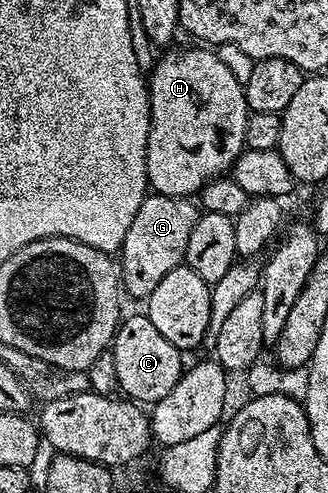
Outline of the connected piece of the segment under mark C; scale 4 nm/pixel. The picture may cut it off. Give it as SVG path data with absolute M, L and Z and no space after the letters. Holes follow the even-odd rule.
M144 312L126 316L113 334L111 352L115 359L115 375L119 375L119 389L126 398L137 403L155 403L179 383L183 372L182 350L159 335L155 323ZM125 392L125 393L124 393Z

